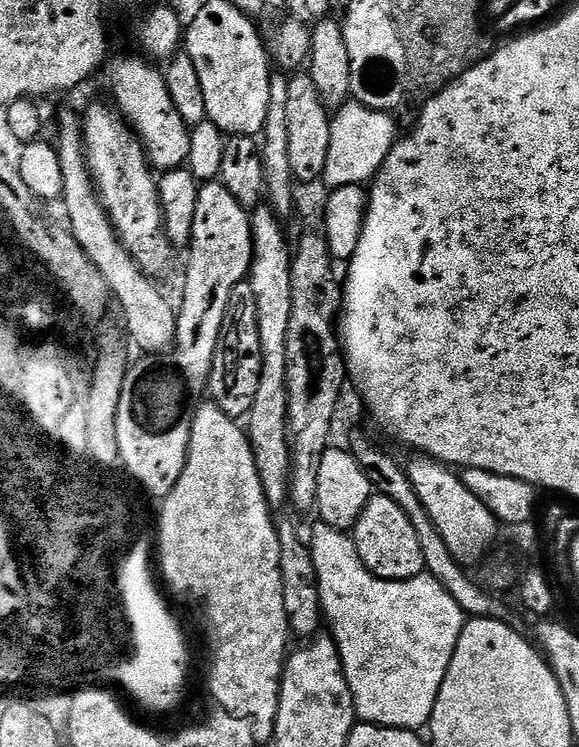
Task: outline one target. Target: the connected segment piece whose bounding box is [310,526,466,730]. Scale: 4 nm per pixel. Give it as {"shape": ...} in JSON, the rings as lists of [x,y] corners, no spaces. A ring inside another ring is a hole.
{"shape":[[[320,526],[316,541],[311,541],[310,556],[314,561],[315,575],[316,572],[320,575],[318,600],[322,612],[328,615],[328,624],[332,627],[330,636],[336,642],[340,671],[348,683],[357,717],[365,724],[378,724],[382,728],[420,730],[432,719],[436,696],[440,693],[440,684],[464,631],[466,615],[443,585],[433,578],[378,578],[360,560],[355,543],[344,536],[347,535],[343,531]]]}

